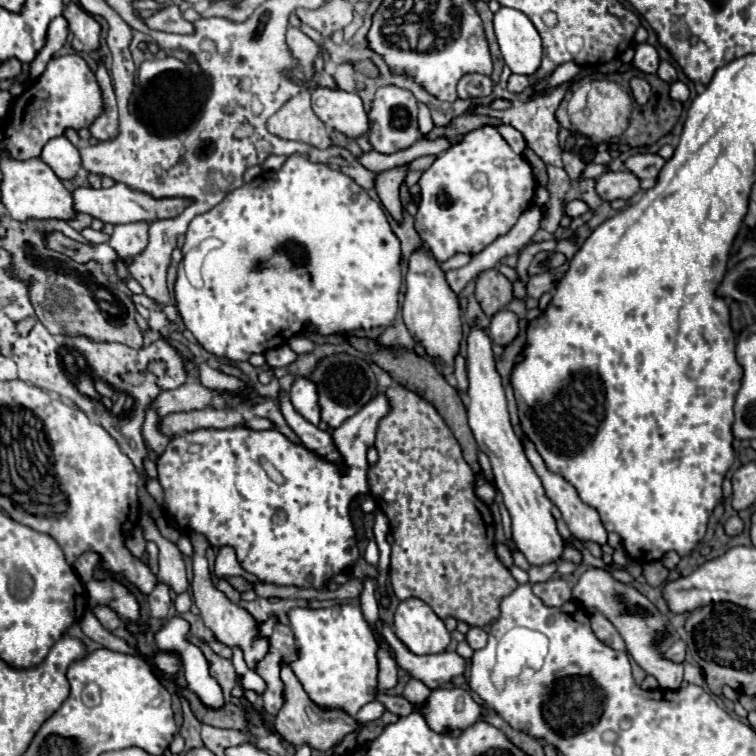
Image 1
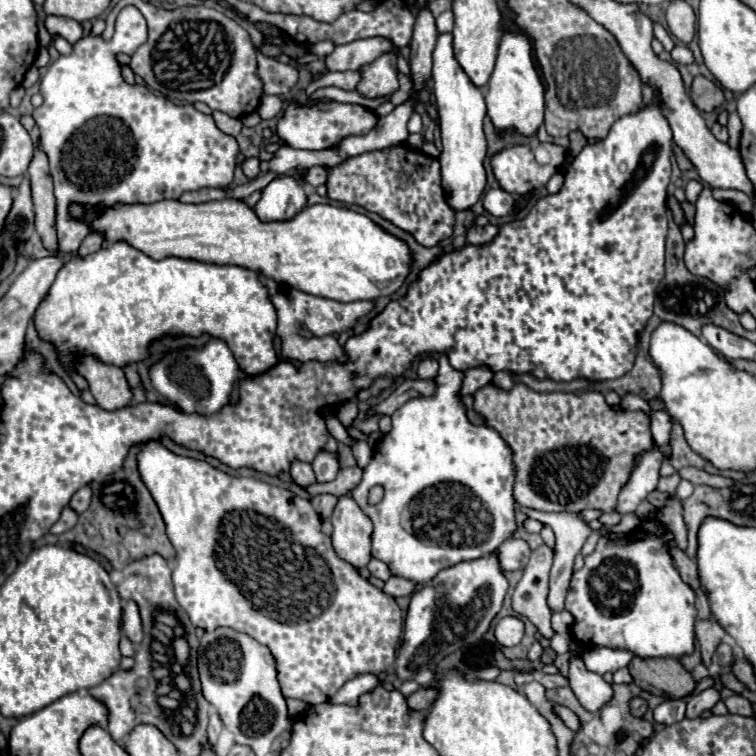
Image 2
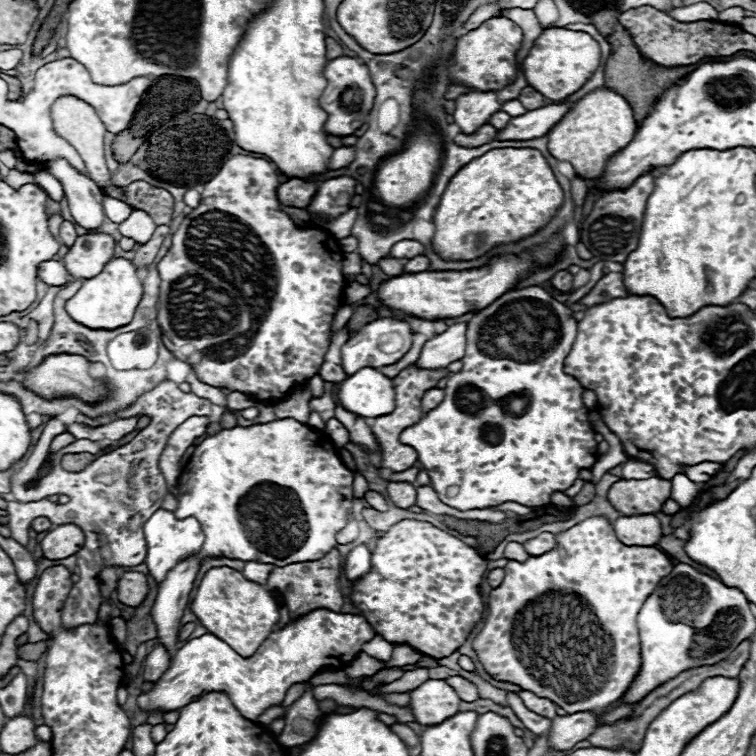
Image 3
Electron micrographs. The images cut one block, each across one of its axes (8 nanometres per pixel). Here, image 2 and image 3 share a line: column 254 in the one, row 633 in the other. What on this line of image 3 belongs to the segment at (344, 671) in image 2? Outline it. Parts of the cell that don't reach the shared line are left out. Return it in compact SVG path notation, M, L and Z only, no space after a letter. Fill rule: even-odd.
M592 516L592 518L586 518L584 522L572 526L570 530L566 532L560 532L556 534L556 546L548 552L548 554L542 554L542 556L530 556L526 562L518 562L518 560L510 560L506 566L504 566L504 582L494 588L490 592L490 598L488 598L488 618L484 622L484 628L480 630L480 634L474 638L472 646L484 666L484 670L494 676L496 680L502 680L502 682L512 682L512 684L518 684L522 690L530 690L534 692L536 696L540 698L548 698L552 702L556 702L560 708L564 708L568 714L576 714L576 712L596 712L600 716L600 726L604 724L614 724L618 720L630 720L630 714L632 714L632 708L634 704L618 704L618 700L626 694L626 690L632 686L632 682L636 680L638 672L640 672L640 666L642 666L642 652L640 652L640 632L638 632L638 626L636 626L636 618L638 618L638 612L642 608L642 604L646 602L646 598L652 594L652 590L656 588L656 584L660 582L660 578L664 574L670 574L674 568L670 556L666 556L662 550L654 548L654 546L626 546L622 544L618 538L616 538L616 532L614 532L614 524L608 522L608 518L604 516ZM520 656L528 656L528 670L526 666L522 664Z

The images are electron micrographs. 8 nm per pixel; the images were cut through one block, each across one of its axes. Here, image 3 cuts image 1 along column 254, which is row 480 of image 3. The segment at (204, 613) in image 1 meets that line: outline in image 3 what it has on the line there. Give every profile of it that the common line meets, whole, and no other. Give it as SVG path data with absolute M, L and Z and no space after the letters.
M660 476L644 480L620 480L610 492L610 504L622 514L656 514L670 498L672 484Z

